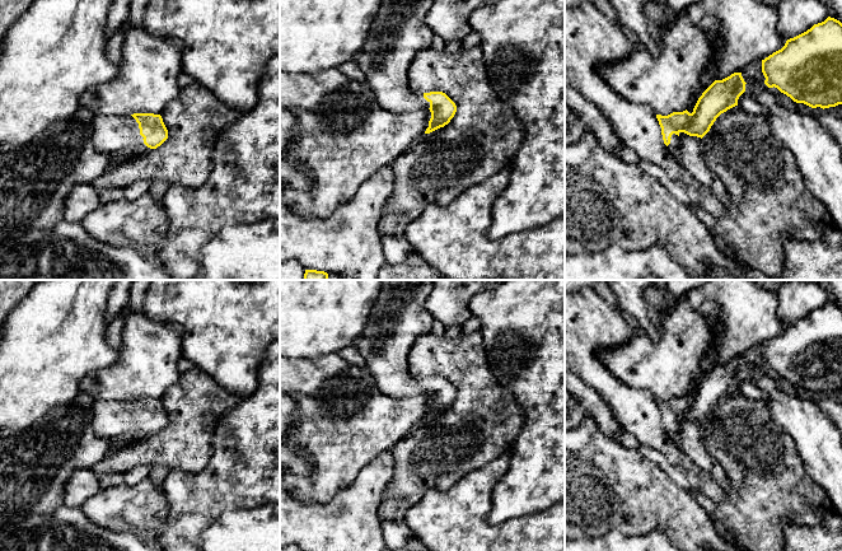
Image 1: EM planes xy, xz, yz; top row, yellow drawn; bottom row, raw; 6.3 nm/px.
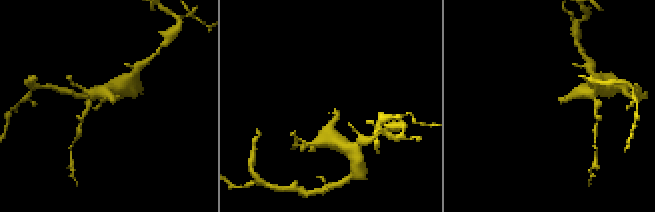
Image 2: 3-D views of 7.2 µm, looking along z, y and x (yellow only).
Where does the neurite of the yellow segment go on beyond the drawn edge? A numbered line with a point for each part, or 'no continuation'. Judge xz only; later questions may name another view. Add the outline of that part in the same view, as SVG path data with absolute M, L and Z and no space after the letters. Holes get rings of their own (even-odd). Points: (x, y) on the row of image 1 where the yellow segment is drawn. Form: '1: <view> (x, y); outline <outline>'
1: xz (398, 32); outline M380 0L366 42L355 55L354 61L365 74L365 81L376 95L378 103L390 112L430 108L424 93L416 93L410 88L408 69L418 52L431 47L434 32L425 24L425 17L432 3L434 0Z

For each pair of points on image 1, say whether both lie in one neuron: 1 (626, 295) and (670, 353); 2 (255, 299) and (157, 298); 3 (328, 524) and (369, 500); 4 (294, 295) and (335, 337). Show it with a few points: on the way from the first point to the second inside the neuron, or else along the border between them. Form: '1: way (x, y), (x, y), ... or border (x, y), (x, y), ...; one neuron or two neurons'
1: border (662, 330), (662, 336), (656, 341), (645, 334); two neurons
2: way (230, 298), (181, 298); one neuron
3: way (338, 524), (359, 507); one neuron
4: way (304, 306), (326, 327); one neuron

